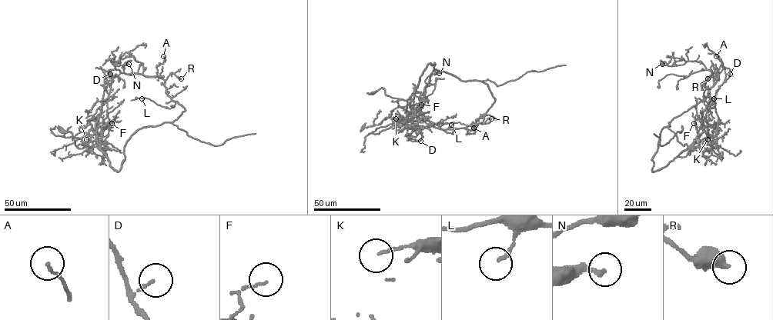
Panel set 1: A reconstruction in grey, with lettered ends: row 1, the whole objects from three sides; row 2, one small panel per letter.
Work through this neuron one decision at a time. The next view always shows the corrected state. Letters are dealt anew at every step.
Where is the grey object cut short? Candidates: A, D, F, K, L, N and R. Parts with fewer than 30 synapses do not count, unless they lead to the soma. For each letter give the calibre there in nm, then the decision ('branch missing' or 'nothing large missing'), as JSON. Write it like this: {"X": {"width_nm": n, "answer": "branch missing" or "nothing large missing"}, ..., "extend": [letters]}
{"A": {"width_nm": 120, "answer": "nothing large missing"}, "D": {"width_nm": 120, "answer": "nothing large missing"}, "F": {"width_nm": 80, "answer": "nothing large missing"}, "K": {"width_nm": 110, "answer": "nothing large missing"}, "L": {"width_nm": 130, "answer": "nothing large missing"}, "N": {"width_nm": 190, "answer": "nothing large missing"}, "R": {"width_nm": 480, "answer": "nothing large missing"}, "extend": []}

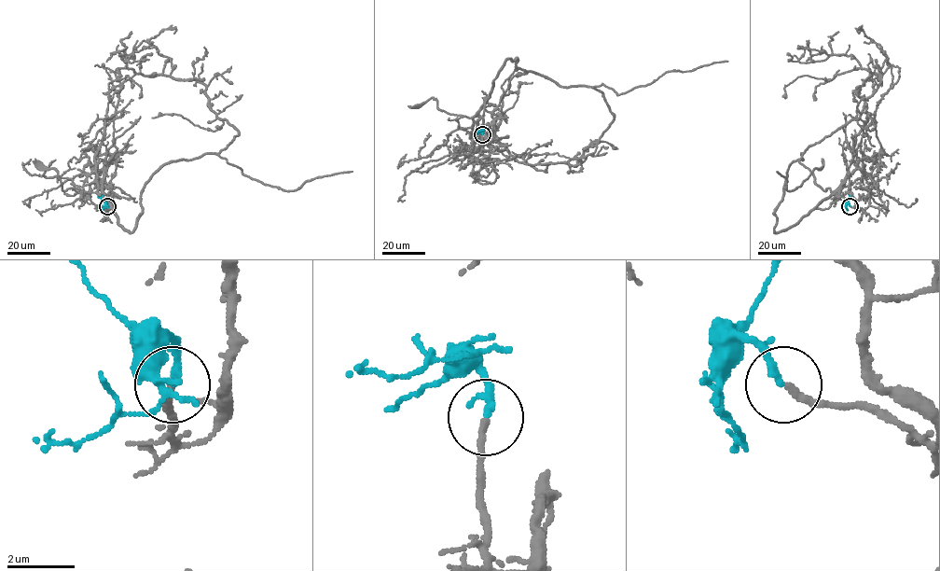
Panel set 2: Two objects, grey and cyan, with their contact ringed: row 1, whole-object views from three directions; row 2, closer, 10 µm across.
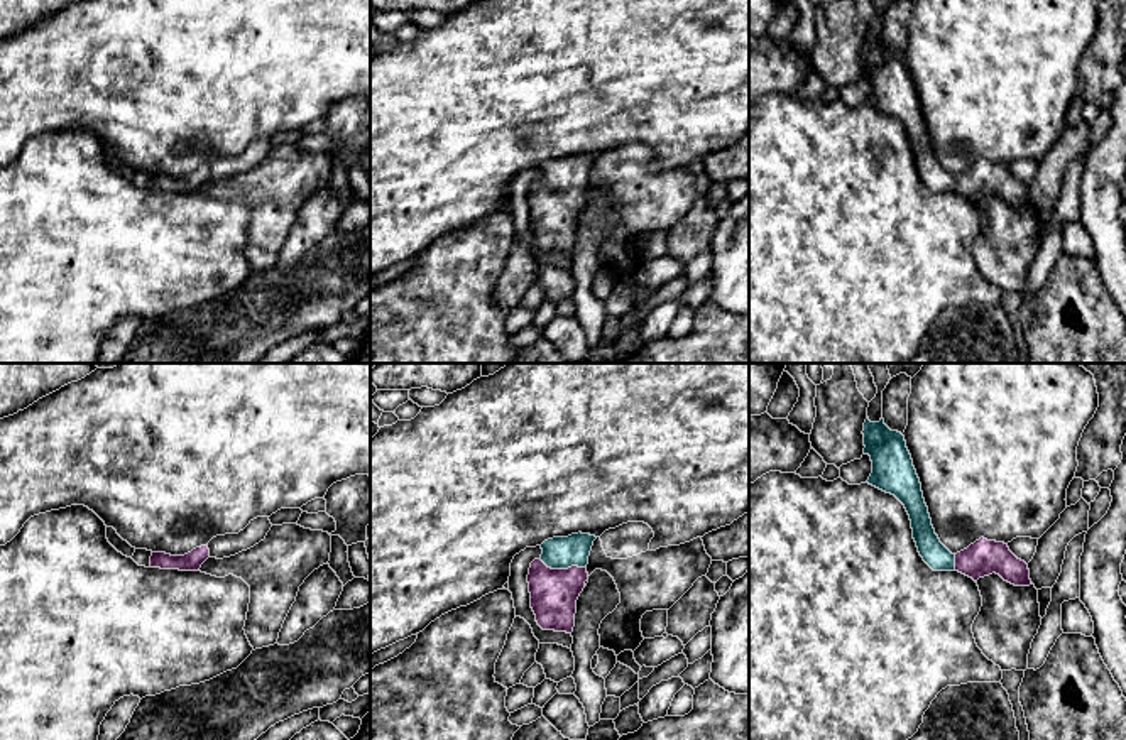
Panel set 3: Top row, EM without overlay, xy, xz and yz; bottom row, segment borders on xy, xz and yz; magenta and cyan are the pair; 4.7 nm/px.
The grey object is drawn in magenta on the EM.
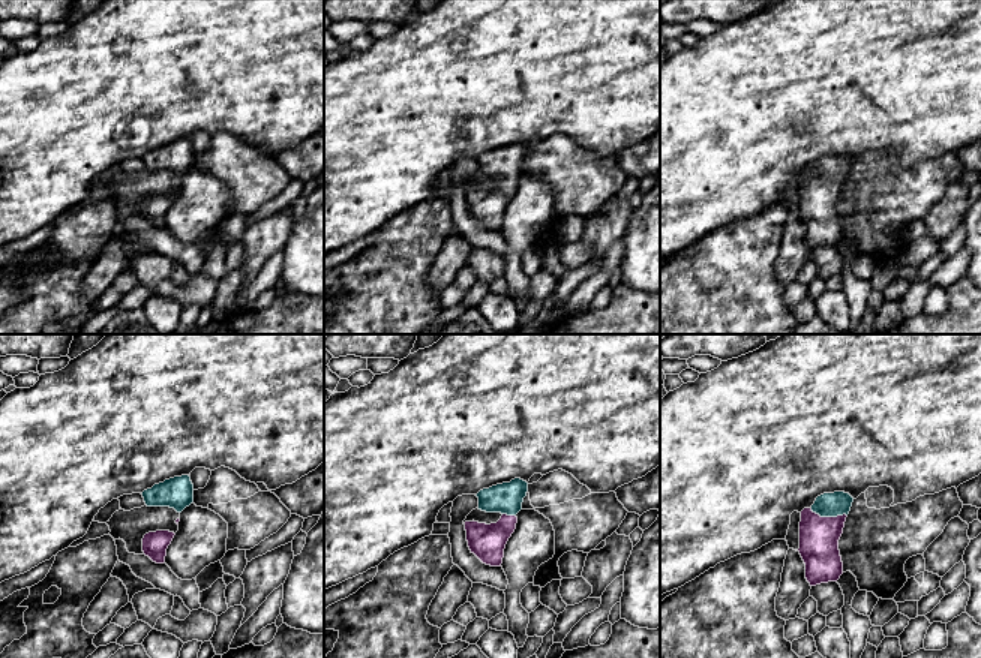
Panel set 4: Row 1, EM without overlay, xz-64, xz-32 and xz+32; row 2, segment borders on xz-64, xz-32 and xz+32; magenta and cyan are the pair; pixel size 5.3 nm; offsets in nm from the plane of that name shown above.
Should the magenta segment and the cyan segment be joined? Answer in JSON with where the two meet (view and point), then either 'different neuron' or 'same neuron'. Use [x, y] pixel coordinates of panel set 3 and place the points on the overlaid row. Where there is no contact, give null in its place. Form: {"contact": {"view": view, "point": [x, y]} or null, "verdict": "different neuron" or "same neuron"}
{"contact": {"view": "xz", "point": [563, 570]}, "verdict": "same neuron"}

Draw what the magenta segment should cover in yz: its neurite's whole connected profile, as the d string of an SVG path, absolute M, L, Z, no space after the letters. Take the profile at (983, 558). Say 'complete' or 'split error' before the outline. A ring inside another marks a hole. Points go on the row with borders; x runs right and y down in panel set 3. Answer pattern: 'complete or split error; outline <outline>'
split error; outline M867 417L862 434L864 454L872 461L867 483L894 495L905 505L918 552L933 571L959 571L974 581L996 573L1014 586L1033 585L1028 564L1004 542L981 537L967 549L952 554L935 534L905 436L891 431L883 417L879 422L871 422Z

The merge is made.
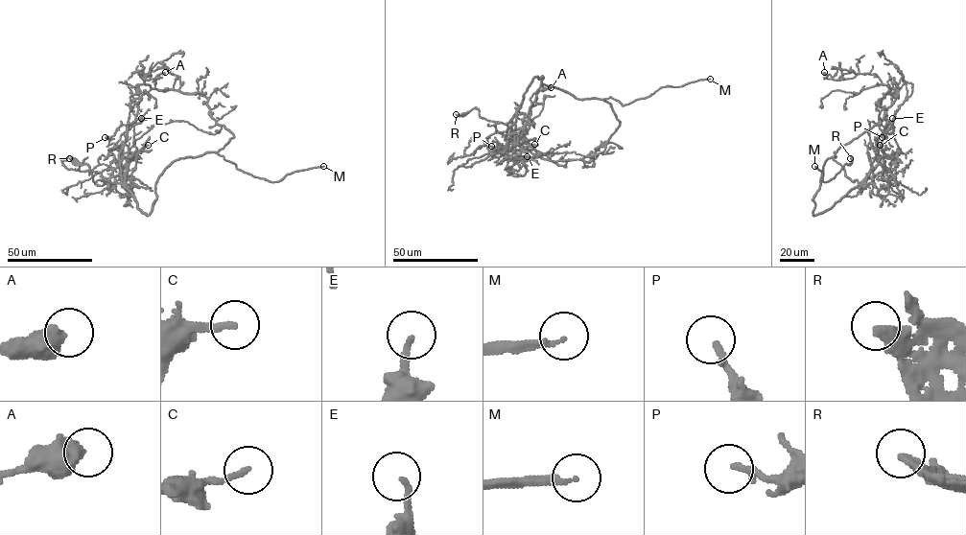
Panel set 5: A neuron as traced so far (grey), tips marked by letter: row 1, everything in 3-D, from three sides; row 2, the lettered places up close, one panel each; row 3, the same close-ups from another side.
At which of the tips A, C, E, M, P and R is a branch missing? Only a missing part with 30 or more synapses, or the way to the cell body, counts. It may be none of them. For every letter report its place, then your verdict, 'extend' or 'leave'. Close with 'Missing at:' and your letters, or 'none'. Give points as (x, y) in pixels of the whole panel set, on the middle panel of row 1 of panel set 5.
A: (551, 87) | leave
C: (534, 144) | extend
E: (527, 156) | leave
M: (710, 79) | extend
P: (491, 146) | leave
R: (456, 114) | extend
Missing at: C, M, R

